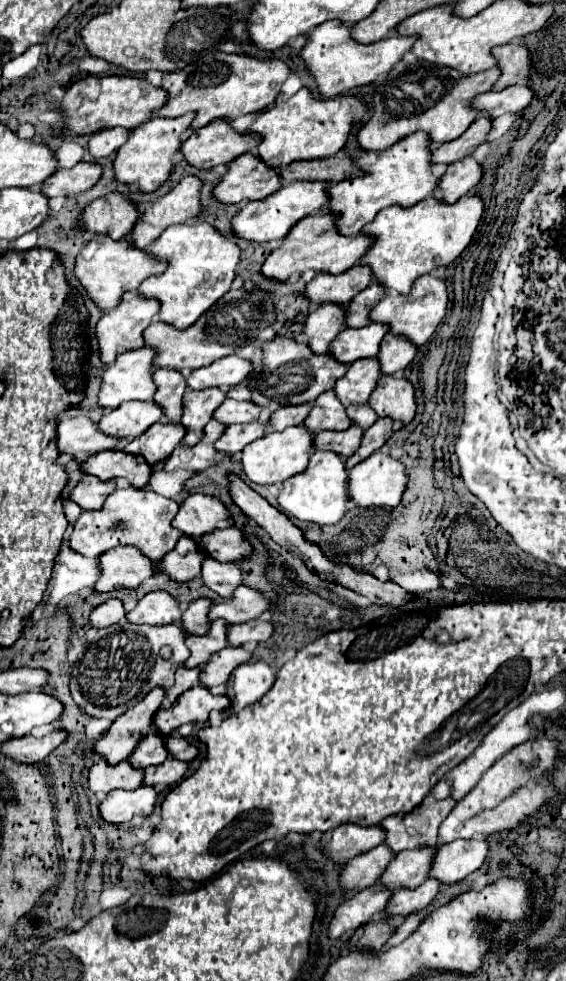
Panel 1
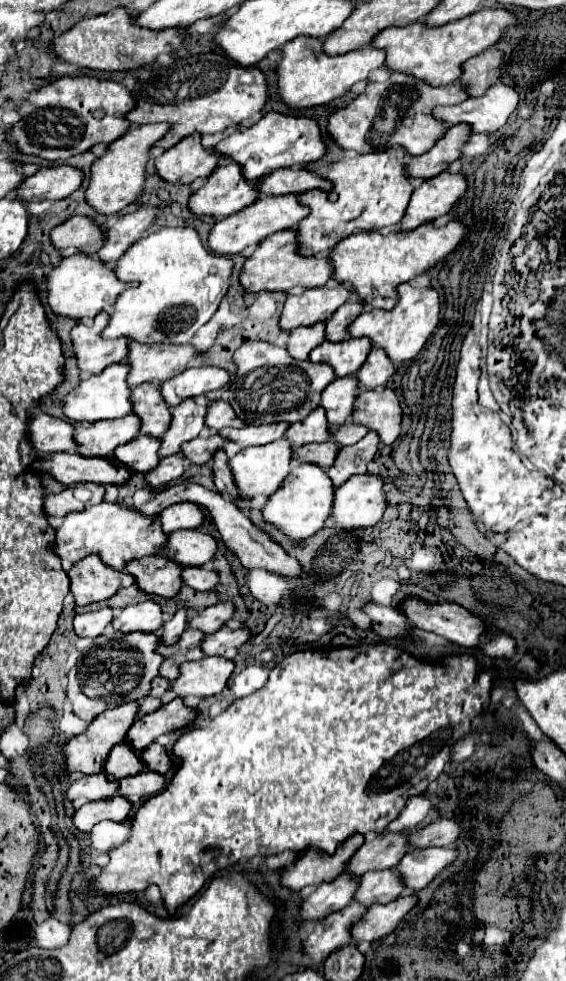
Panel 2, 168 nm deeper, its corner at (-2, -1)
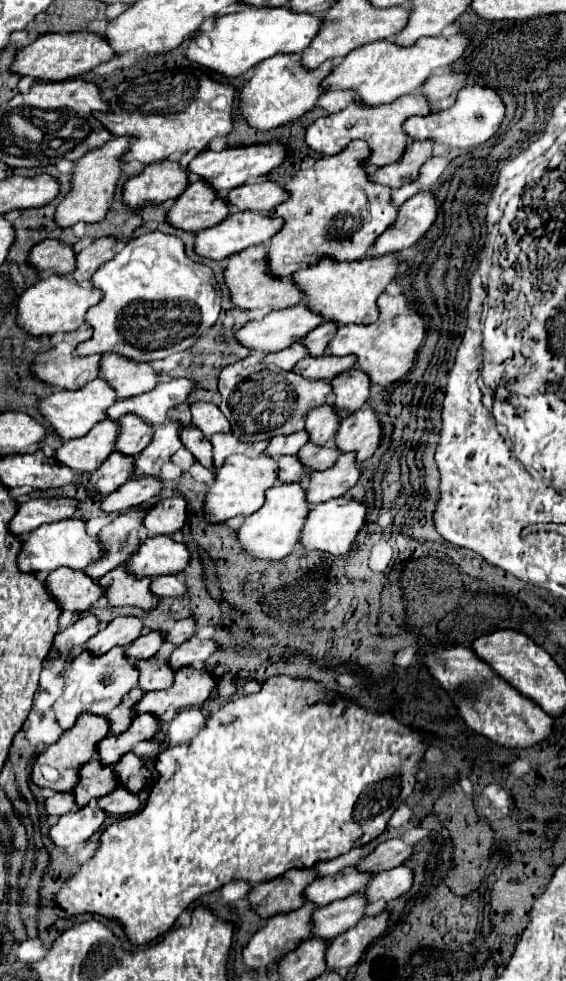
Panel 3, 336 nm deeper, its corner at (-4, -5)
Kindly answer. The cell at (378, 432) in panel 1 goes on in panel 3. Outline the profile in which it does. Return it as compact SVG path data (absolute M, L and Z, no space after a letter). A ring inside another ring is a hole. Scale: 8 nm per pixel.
M344 453L330 469L310 475L310 481L306 485L308 503L318 505L328 499L342 497L356 485L358 479L360 479L360 469L354 461L354 453Z

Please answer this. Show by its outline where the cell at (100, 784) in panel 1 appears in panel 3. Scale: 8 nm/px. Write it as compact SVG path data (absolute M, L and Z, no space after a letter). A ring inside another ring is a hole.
M54 793L44 799L44 813L48 817L60 817L74 809L76 809L76 803L72 799L72 793Z

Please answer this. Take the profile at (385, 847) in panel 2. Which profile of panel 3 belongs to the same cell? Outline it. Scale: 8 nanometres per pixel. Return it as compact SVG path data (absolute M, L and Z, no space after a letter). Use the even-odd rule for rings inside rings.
M346 867L346 869L338 871L336 875L312 881L304 889L302 897L304 897L304 901L314 903L316 907L326 907L332 901L346 899L348 895L362 891L362 887L368 883L368 879L370 879L370 875L358 873L356 867Z

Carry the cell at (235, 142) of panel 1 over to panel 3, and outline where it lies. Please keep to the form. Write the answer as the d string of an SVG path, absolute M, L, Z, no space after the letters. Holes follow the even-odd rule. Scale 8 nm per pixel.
M158 161L146 165L144 171L128 179L122 187L122 203L140 209L150 203L164 203L176 199L188 185L188 173L176 161Z

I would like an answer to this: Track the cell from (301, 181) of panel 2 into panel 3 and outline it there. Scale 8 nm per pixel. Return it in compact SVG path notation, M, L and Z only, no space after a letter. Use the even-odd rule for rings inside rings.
M268 179L234 187L224 197L224 201L238 211L264 211L264 213L270 213L276 205L280 205L286 199L288 193Z

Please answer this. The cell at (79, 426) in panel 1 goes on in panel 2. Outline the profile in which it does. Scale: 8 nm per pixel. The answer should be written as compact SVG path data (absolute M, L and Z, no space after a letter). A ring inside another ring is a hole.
M36 411L30 421L30 441L40 457L50 457L60 451L74 453L78 449L78 443L74 441L74 425L42 411Z

